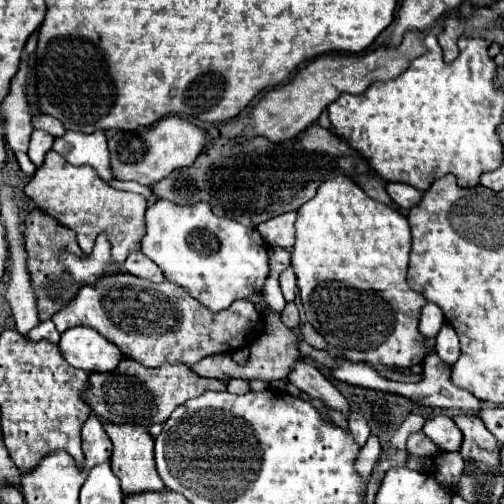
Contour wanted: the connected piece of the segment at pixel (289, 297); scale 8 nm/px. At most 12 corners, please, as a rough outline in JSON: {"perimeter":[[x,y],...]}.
{"perimeter":[[291,267],[281,273],[279,283],[285,301],[295,299],[295,273]]}

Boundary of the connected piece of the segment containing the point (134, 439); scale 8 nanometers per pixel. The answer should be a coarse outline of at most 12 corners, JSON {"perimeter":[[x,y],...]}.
{"perimeter":[[105,423],[123,493],[165,489],[147,427]]}

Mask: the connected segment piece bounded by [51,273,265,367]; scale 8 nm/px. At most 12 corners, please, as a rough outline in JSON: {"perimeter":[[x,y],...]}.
{"perimeter":[[105,275],[51,321],[95,327],[145,367],[193,365],[265,331],[177,283]]}

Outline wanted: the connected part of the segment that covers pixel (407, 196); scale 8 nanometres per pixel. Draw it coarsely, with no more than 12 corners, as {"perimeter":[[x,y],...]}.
{"perimeter":[[387,183],[389,197],[403,209],[421,201],[421,193],[405,183]]}

